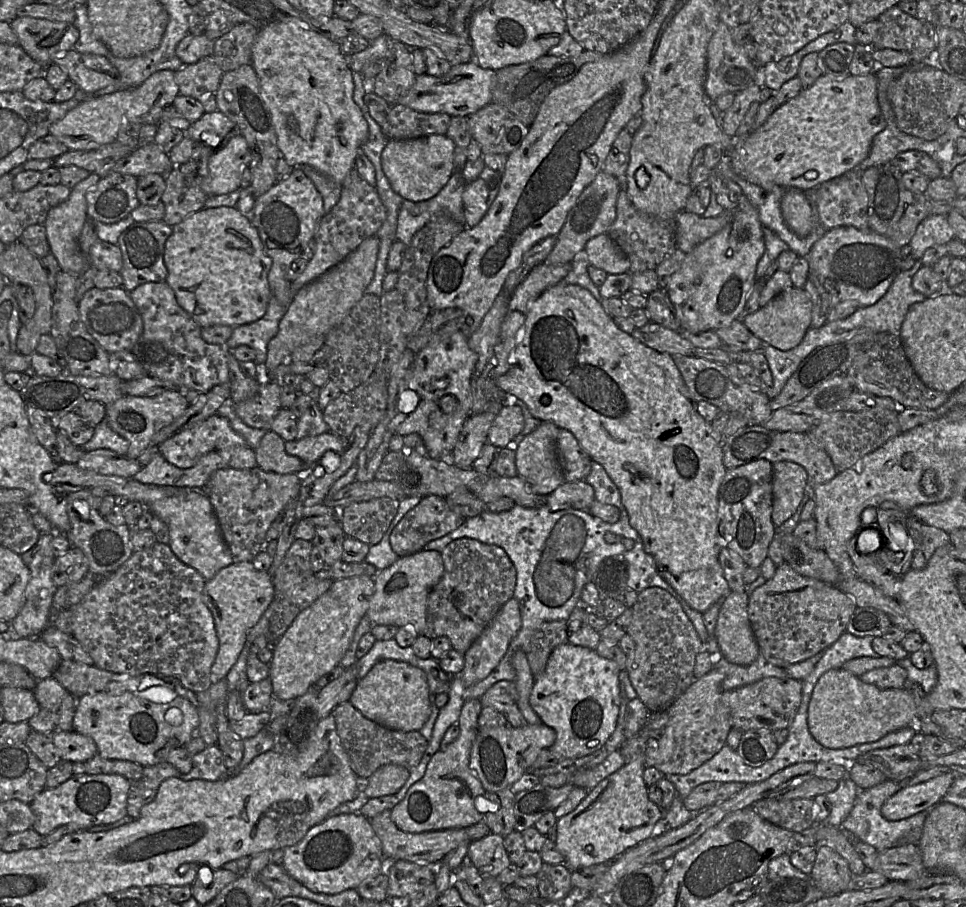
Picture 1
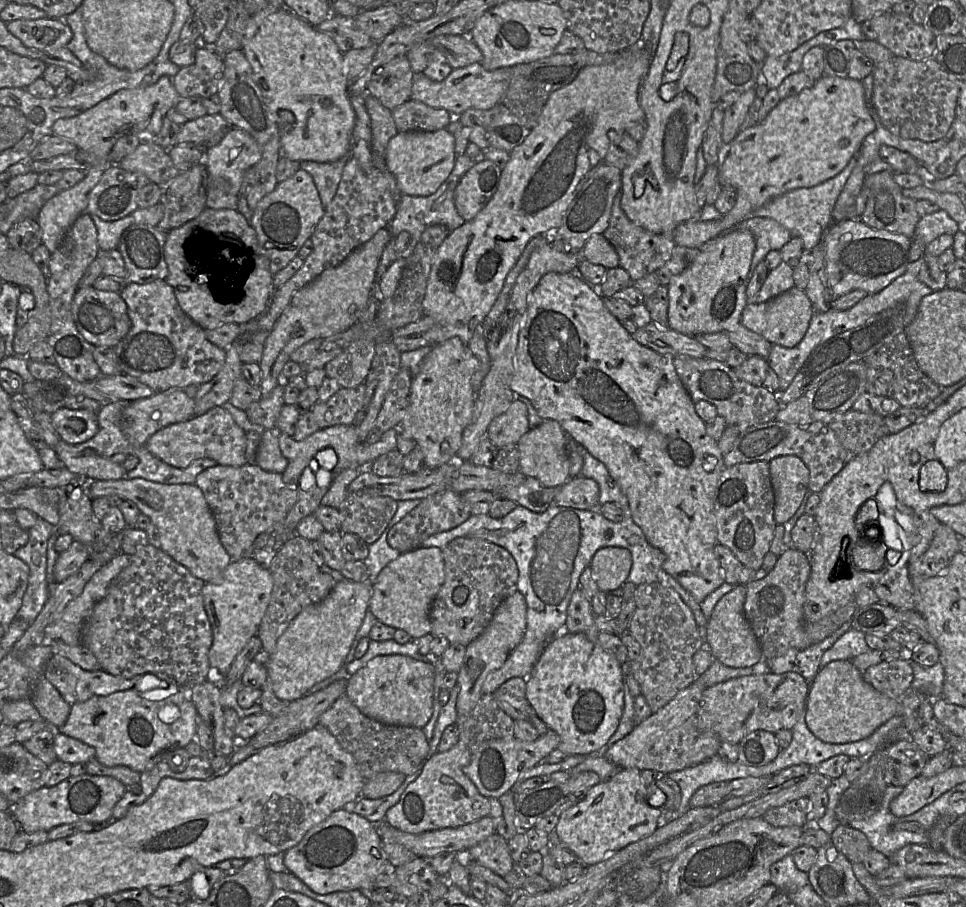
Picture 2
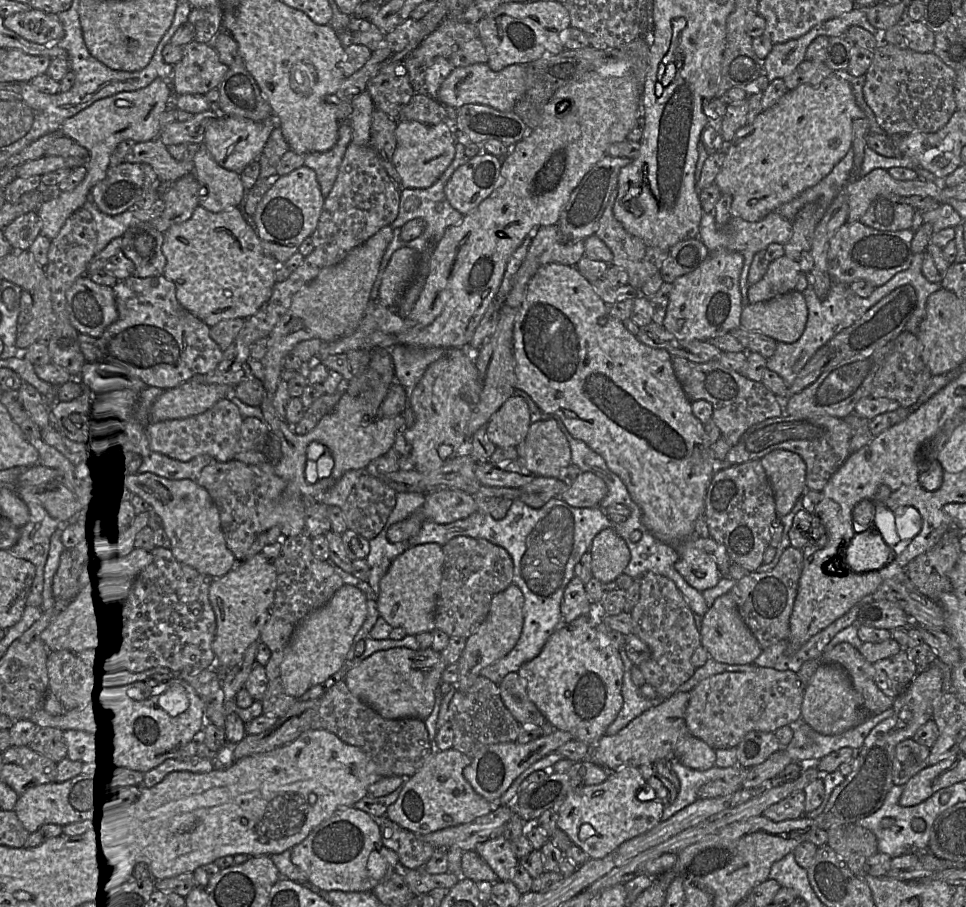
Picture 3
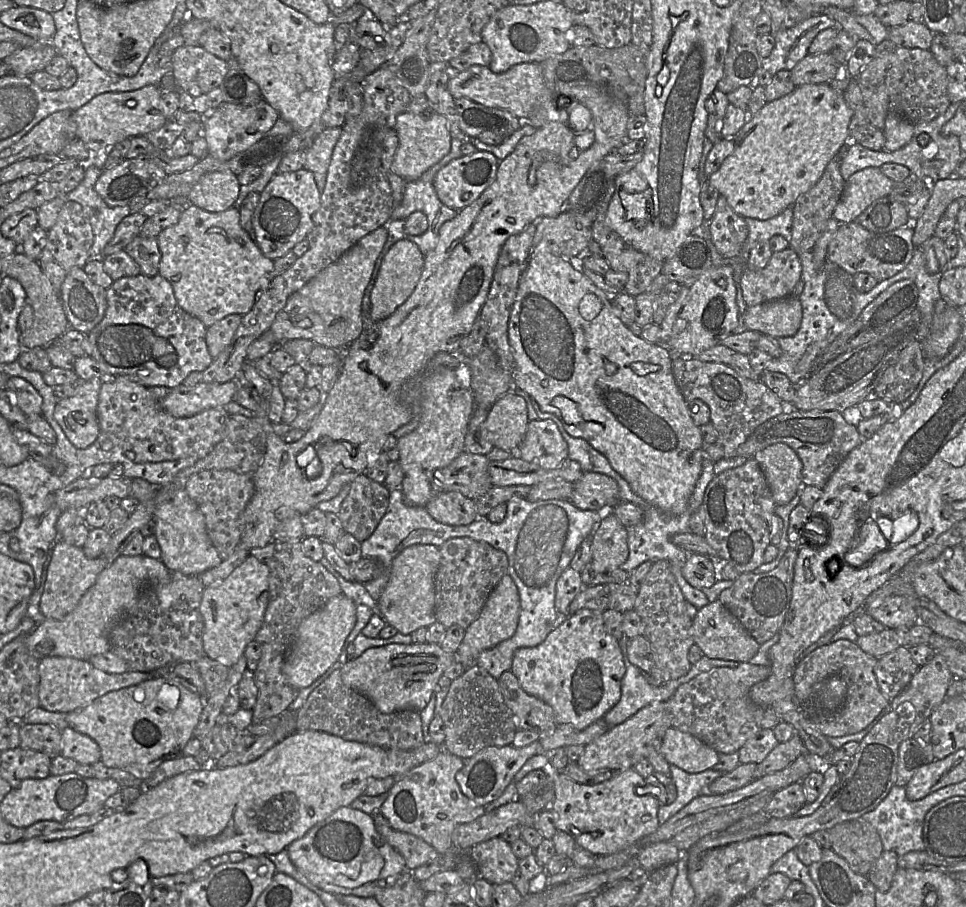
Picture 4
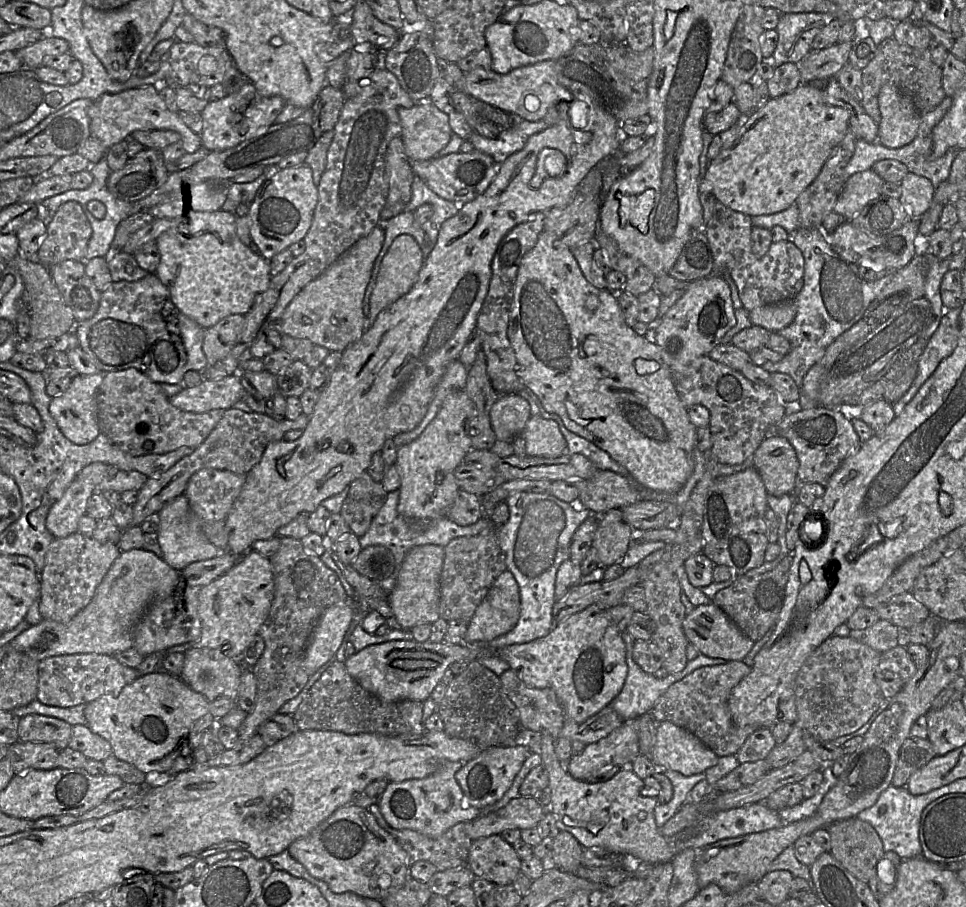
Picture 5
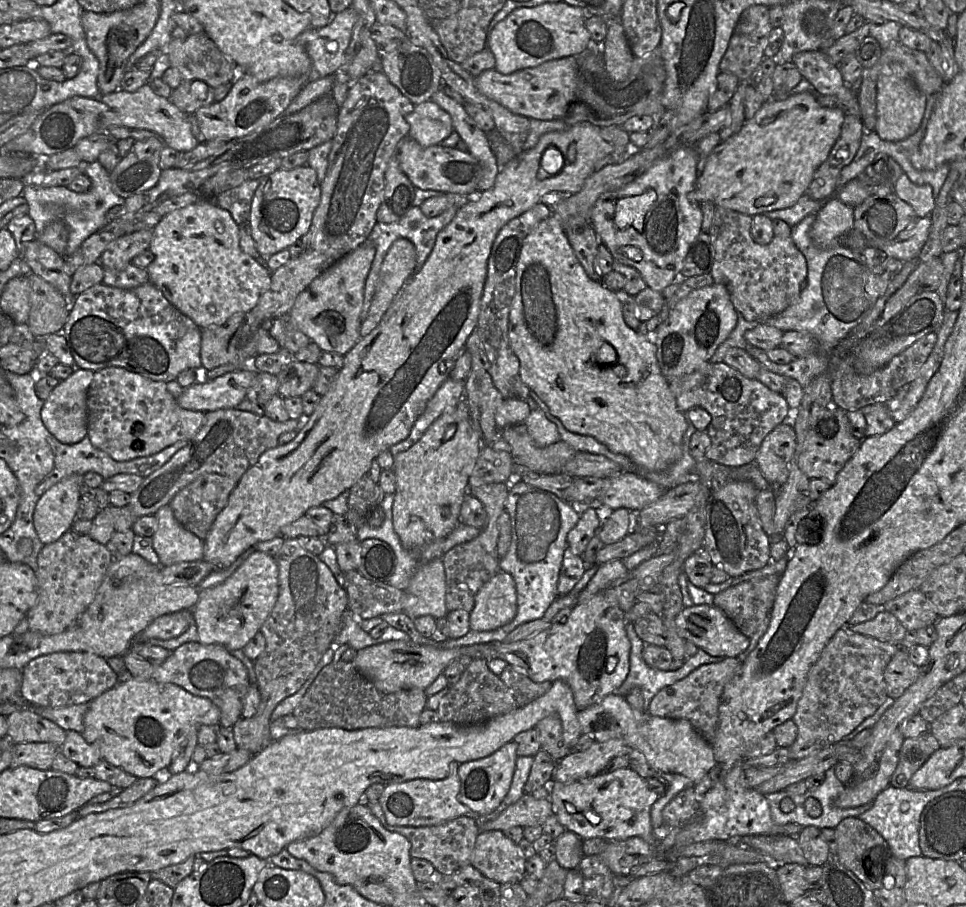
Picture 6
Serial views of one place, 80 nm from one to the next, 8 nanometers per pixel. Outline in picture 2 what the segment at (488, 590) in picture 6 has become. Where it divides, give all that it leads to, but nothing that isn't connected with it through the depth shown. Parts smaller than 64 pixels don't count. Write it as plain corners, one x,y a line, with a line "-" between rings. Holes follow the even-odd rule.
516,590
506,597
493,612
484,631
466,646
463,663
458,671
457,714
468,714
478,703
482,685
487,675
500,668
508,655
522,640
526,630
526,601
523,594

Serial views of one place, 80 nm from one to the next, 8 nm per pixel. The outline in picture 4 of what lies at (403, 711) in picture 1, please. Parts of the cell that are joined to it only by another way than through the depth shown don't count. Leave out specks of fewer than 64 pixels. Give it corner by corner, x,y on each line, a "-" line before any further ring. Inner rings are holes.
424,643
424,644
389,644
383,647
372,647
367,649
360,657
356,657
345,663
341,667
341,675
344,681
344,684
351,688
354,691
357,691
363,695
365,695
368,699
370,699
373,704
378,708
379,711
385,714
390,714
402,710
416,710
422,711
429,703
430,699
433,696
436,696
437,692
440,691
440,687
438,685
439,679
444,674
445,670
455,661
455,655
451,653
445,652
442,647
438,644

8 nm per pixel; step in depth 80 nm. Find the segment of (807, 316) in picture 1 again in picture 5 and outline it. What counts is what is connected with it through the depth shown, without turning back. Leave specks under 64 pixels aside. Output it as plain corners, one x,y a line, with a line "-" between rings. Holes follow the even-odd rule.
794,300
757,307
749,312
749,319
754,326
761,326
777,333
789,326
795,319
797,308

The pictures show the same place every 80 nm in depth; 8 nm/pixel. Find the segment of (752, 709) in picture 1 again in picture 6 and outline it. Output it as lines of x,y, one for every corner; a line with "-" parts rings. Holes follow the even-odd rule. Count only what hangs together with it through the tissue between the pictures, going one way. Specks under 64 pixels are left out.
726,657
718,663
701,665
682,680
661,689
650,702
649,714
663,718
686,719
711,744
718,728
719,704
723,689
740,665
741,662
736,657

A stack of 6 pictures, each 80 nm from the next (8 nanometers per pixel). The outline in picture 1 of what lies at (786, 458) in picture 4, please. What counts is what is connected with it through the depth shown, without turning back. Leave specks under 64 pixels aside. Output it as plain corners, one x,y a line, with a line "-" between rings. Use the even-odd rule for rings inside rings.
792,461
774,462
772,468
772,522
779,528
795,514
800,505
808,474
801,465

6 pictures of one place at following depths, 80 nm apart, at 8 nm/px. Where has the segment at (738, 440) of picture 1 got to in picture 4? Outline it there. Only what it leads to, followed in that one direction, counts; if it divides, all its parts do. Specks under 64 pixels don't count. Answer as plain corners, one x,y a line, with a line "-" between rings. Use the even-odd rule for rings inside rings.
795,410
770,418
759,425
737,449
737,456
753,458
756,452
776,443
785,443
800,458
803,485
824,488
831,475
845,457
863,441
856,428
857,420
851,410
844,413
835,410

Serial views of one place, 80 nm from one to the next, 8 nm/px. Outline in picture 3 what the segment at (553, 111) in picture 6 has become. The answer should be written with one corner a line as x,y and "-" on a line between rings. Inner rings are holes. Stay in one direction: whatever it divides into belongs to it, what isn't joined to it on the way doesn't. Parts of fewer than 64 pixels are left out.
475,63
466,67
454,68
451,74
441,84
436,100
444,106
455,109
466,104
480,104
493,109
513,111
516,102
526,89
525,65
513,64
501,71
492,71
487,64

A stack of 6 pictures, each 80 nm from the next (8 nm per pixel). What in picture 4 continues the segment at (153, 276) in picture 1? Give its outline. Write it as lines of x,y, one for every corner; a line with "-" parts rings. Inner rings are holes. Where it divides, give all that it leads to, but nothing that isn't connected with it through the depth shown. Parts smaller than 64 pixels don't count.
139,233
124,251
140,266
141,274
147,276
158,274
162,255
157,237
141,237

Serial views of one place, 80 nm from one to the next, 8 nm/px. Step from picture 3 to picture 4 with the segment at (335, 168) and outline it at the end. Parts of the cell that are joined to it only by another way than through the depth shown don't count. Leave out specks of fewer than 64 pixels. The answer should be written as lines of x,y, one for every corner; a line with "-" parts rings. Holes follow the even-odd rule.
341,127
325,128
306,151
304,167
314,173
320,191
324,190
333,150
341,133

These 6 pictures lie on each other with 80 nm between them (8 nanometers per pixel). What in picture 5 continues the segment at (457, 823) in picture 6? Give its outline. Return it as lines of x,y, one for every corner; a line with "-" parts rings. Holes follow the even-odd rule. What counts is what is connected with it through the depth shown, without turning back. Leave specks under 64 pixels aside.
379,802
372,804
367,809
376,817
379,825
393,835
402,848
407,852
410,865
417,861
424,860
434,864
438,871
456,869
467,865
468,855
473,841
465,832
465,822
457,823
438,838
429,838
413,830
393,828
385,820

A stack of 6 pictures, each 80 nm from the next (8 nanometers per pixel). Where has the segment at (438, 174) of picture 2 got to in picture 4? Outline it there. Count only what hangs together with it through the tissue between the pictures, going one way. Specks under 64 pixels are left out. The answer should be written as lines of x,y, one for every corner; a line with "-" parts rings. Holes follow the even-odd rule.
407,110
402,112
397,116
395,131
399,146
394,157
393,170
407,182
419,179
451,150
449,122
443,115
434,111
427,114
414,114

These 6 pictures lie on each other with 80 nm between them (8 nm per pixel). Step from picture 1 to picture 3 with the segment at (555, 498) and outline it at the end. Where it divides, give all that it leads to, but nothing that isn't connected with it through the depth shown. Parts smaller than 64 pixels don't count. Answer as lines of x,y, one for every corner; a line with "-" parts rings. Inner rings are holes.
581,472
560,495
570,506
576,508
593,508
600,505
608,493
605,481
591,472

